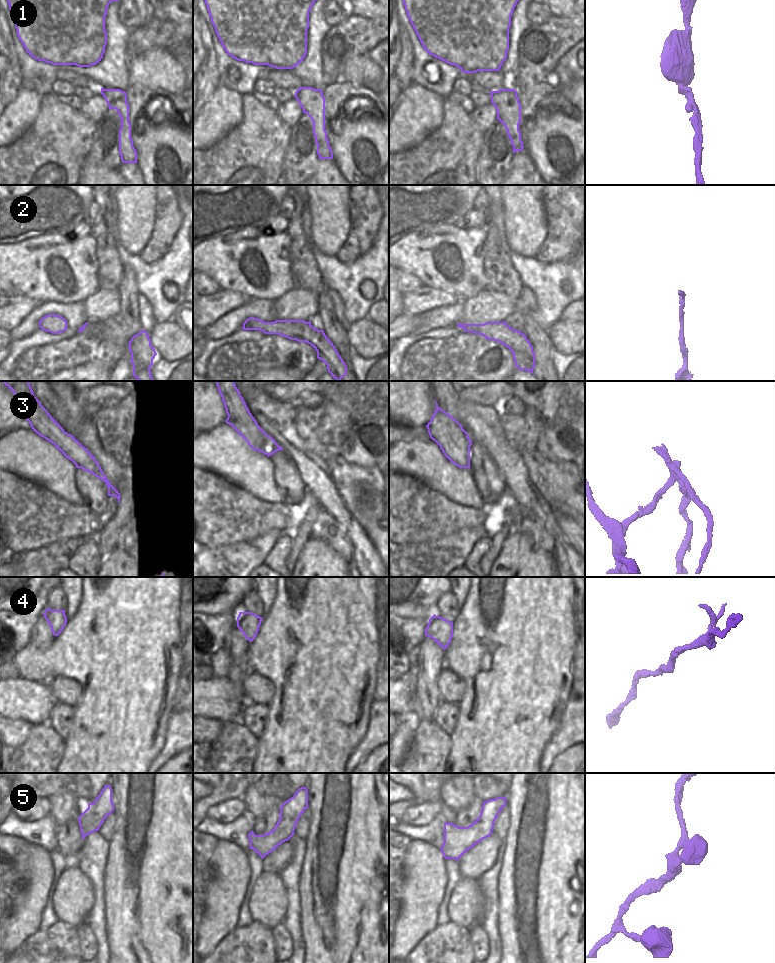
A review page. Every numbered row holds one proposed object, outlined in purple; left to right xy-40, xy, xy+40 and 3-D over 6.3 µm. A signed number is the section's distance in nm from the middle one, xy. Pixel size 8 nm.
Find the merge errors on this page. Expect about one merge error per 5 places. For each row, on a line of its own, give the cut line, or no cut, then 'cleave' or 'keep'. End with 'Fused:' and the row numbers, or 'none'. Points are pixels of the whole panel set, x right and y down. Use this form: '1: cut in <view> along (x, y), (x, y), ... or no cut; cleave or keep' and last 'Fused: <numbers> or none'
1: no cut; keep
2: no cut; keep
3: cut in xy along (217, 383), (231, 399), (233, 405), (232, 426); cleave
4: no cut; keep
5: no cut; keep
Fused: 3

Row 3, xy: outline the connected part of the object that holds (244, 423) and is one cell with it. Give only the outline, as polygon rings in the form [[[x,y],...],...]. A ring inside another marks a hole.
[[[234,381],[214,382],[219,384],[232,399],[234,405],[234,425],[232,427],[253,450],[263,452],[268,436],[250,413]]]

